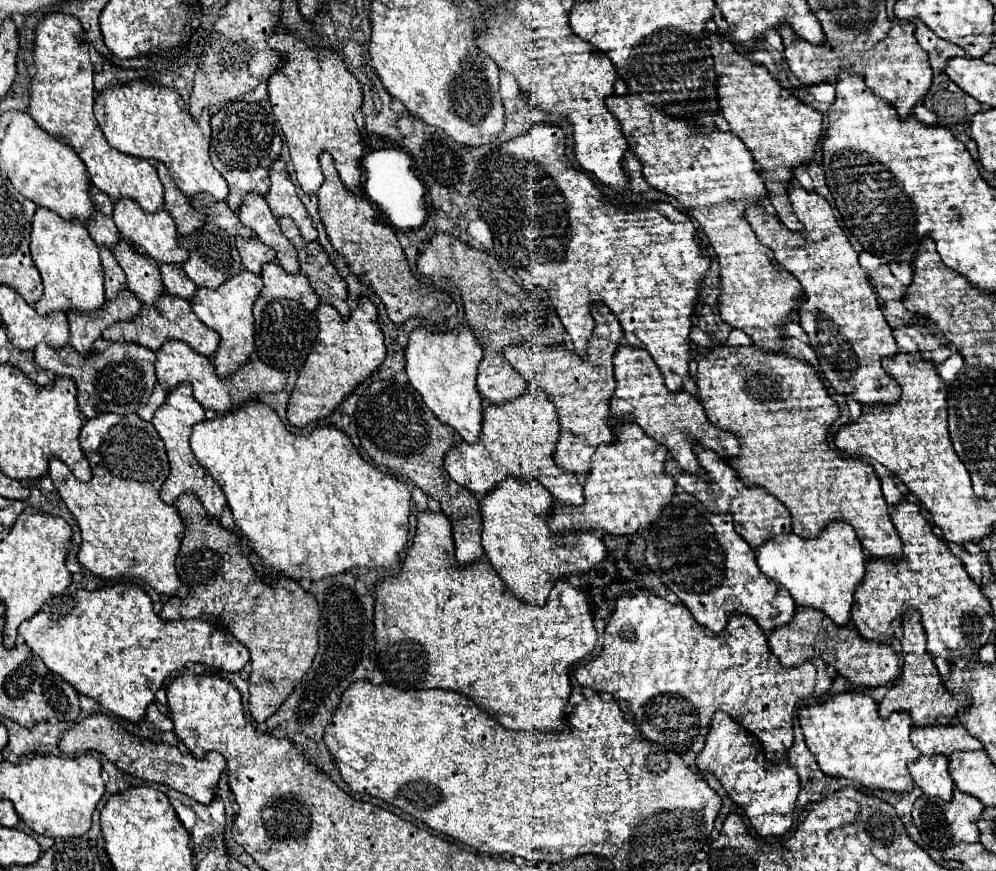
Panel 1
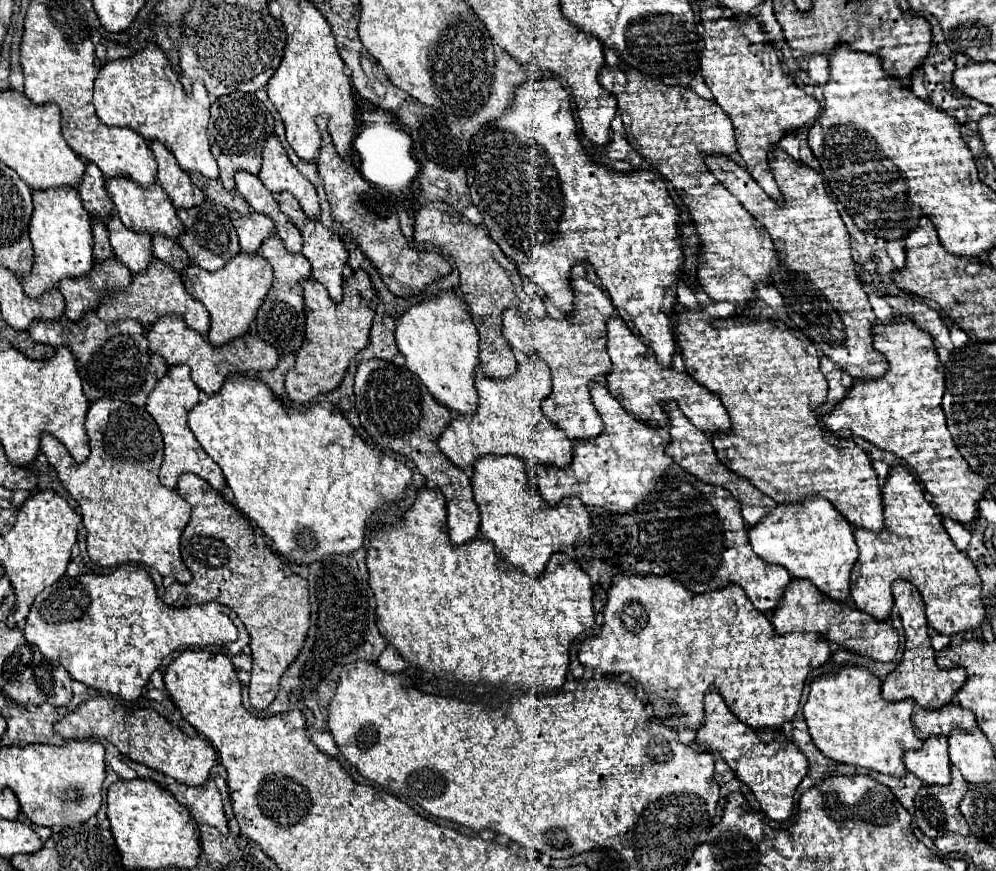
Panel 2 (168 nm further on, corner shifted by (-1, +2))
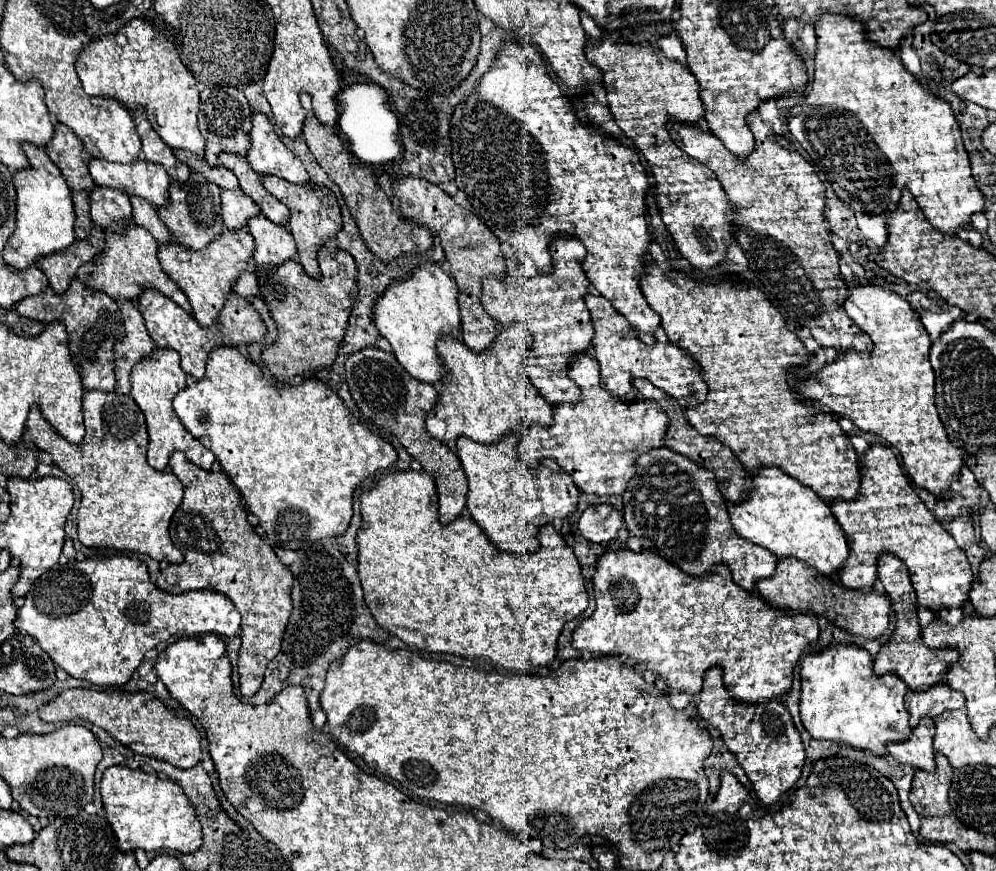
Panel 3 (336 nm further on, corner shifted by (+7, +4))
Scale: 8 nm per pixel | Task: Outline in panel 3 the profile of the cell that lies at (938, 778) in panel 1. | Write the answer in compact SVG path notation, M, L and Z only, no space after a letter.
M924 718L924 722L920 722L920 726L912 730L906 742L888 744L888 754L896 762L904 766L912 766L914 770L934 772L936 762L934 762L934 748L932 748L934 738L932 736L934 736L934 722L928 722L928 718Z

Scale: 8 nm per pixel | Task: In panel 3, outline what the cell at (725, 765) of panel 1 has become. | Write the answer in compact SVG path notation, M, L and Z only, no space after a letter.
M712 668L704 676L696 710L704 722L712 724L720 732L724 746L744 768L762 804L776 804L780 796L796 784L804 766L804 746L782 702L770 702L768 706L740 706L740 702L732 702L732 698L728 698L720 678L720 668Z

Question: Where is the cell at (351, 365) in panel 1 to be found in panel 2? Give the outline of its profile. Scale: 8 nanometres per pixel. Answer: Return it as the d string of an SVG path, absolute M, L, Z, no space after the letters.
M364 270L352 272L344 278L344 296L342 302L334 302L328 292L312 278L302 280L304 288L304 308L306 308L306 324L304 324L304 342L296 354L294 366L286 372L284 384L290 400L296 404L306 404L314 396L322 392L330 392L340 386L350 358L356 352L368 346L372 318L376 314L376 290L370 282L370 276Z

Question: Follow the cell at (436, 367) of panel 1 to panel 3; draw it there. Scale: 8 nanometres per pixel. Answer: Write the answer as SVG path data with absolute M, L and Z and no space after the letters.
M422 264L416 272L398 284L392 284L384 296L376 302L374 322L380 334L392 344L392 352L404 370L426 384L444 382L448 370L440 360L436 342L442 336L458 336L460 310L458 310L458 286L438 264Z

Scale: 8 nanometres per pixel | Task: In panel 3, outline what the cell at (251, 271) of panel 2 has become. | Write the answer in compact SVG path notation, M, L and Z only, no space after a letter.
M224 230L224 234L218 238L218 242L210 242L204 252L194 254L192 250L172 244L172 246L160 246L158 258L168 276L174 278L174 282L184 290L192 304L192 314L198 320L200 326L212 326L218 320L218 314L222 312L228 294L234 294L234 282L248 270L248 262L254 256L254 238L246 230L230 232Z

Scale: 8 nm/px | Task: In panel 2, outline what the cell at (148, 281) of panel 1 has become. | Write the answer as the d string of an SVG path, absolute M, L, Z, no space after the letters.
M116 214L106 220L106 228L110 246L114 248L118 260L122 260L134 274L144 272L152 260L152 244L148 232L132 232Z

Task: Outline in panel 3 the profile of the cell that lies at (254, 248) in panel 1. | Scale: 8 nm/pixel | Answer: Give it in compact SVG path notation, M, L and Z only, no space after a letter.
M222 192L222 218L228 230L242 230L248 220L260 214L260 208L242 192Z

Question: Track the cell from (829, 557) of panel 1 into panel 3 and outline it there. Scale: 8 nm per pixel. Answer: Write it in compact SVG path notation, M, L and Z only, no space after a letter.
M760 468L752 474L752 498L744 506L730 506L730 518L736 532L762 548L768 548L778 558L798 558L816 568L822 576L836 578L844 560L848 558L848 544L840 524L826 504L812 488L800 484L796 478L778 468Z

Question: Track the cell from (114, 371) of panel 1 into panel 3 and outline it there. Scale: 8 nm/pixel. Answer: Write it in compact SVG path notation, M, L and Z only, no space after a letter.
M76 278L72 280L68 292L54 294L52 288L44 290L44 294L36 294L32 298L24 298L24 302L16 304L16 312L24 318L32 318L44 326L60 320L66 326L70 336L70 356L80 372L84 390L102 390L114 392L116 388L116 364L114 364L114 344L124 340L124 322L118 304L100 292L90 292Z

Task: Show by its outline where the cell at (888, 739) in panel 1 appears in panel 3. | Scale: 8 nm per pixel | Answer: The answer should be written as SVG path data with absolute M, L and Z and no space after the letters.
M838 644L830 646L820 654L810 654L802 662L800 670L802 678L802 696L800 696L800 718L804 728L816 740L840 740L854 750L872 752L876 756L886 754L886 744L904 742L912 728L908 726L908 712L904 706L906 686L894 674L886 674L884 678L876 678L872 672L872 656L854 646L854 644Z

